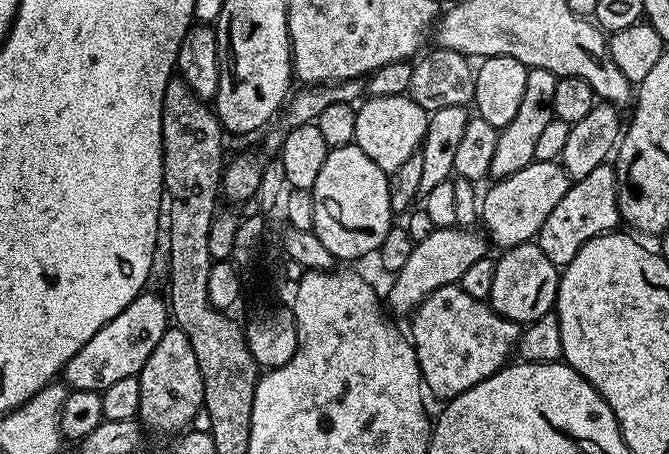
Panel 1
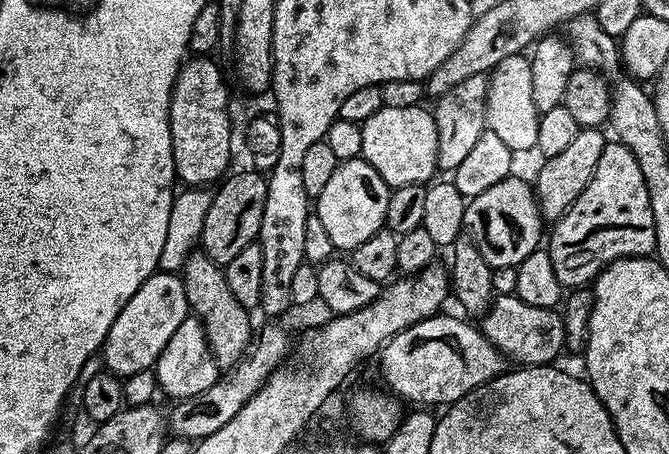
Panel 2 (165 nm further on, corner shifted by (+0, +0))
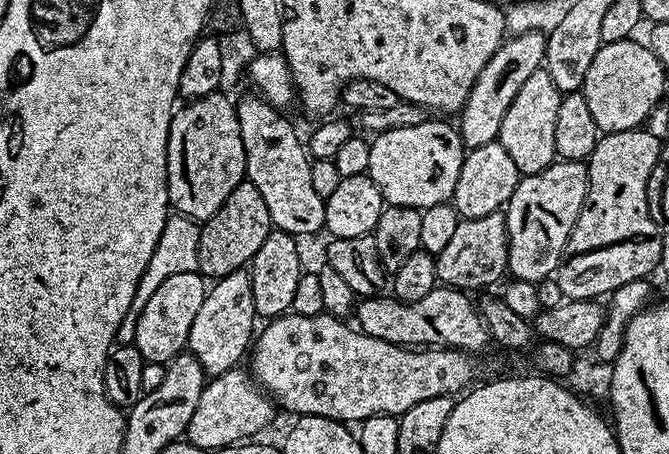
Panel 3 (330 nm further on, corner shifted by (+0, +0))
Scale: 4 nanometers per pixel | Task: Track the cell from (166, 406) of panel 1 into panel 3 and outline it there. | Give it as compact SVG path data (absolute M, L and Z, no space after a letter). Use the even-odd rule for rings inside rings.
M247 271L231 272L228 276L219 277L213 284L216 285L213 288L211 285L205 291L202 307L198 309L198 314L190 326L187 347L187 351L191 352L194 358L198 358L209 377L229 372L241 363L243 356L245 359L249 355L254 329L258 324Z

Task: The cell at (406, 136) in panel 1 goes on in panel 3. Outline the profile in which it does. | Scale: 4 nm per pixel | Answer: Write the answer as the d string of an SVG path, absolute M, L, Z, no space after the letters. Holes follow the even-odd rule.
M429 118L416 126L398 126L397 129L386 129L371 137L370 166L366 174L376 183L388 204L423 210L451 201L454 186L458 183L458 170L462 170L466 149L464 141L460 139L459 131L453 125L451 128L444 120L447 119Z

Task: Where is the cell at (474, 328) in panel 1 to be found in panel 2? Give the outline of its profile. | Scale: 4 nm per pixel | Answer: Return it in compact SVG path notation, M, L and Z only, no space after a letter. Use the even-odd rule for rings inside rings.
M497 295L492 307L483 313L478 327L484 337L495 346L501 357L517 360L520 366L548 366L561 351L566 348L568 332L564 329L563 315L556 308L539 308L530 306L530 302L522 302L516 295Z

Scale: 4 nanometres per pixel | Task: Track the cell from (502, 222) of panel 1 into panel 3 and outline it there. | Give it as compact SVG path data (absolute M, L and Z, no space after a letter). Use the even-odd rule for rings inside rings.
M503 211L486 218L461 219L446 250L436 257L436 275L445 285L461 290L484 288L508 272L508 227Z

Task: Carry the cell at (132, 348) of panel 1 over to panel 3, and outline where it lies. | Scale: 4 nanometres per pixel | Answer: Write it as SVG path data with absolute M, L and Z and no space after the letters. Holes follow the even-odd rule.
M199 271L172 273L151 295L137 320L135 346L144 361L167 365L188 347L188 335L206 291L205 277Z

